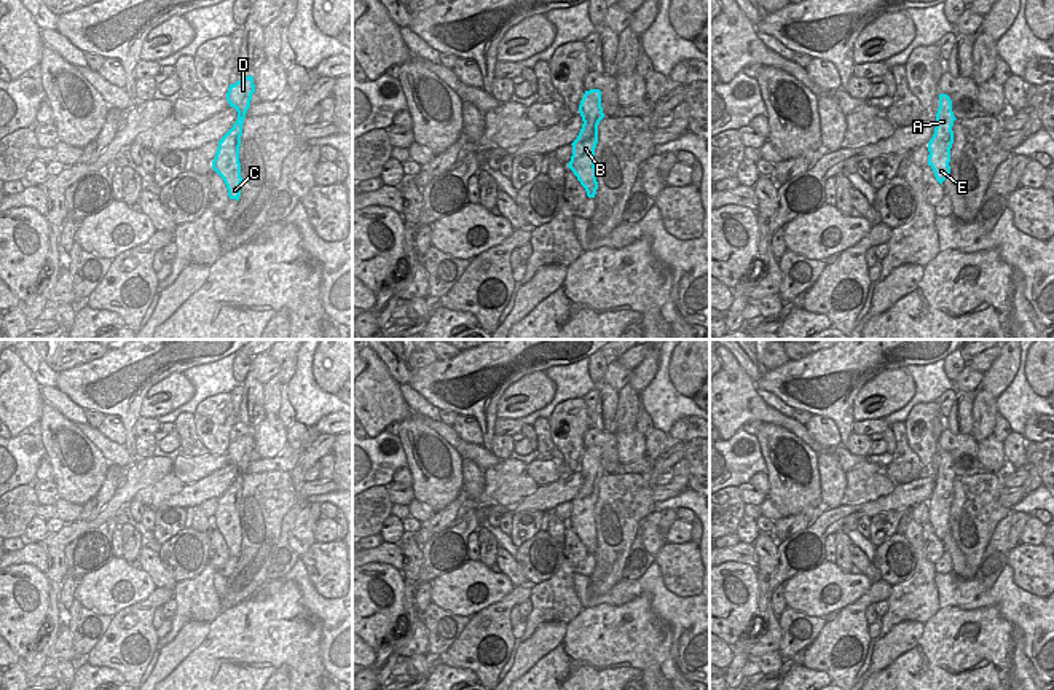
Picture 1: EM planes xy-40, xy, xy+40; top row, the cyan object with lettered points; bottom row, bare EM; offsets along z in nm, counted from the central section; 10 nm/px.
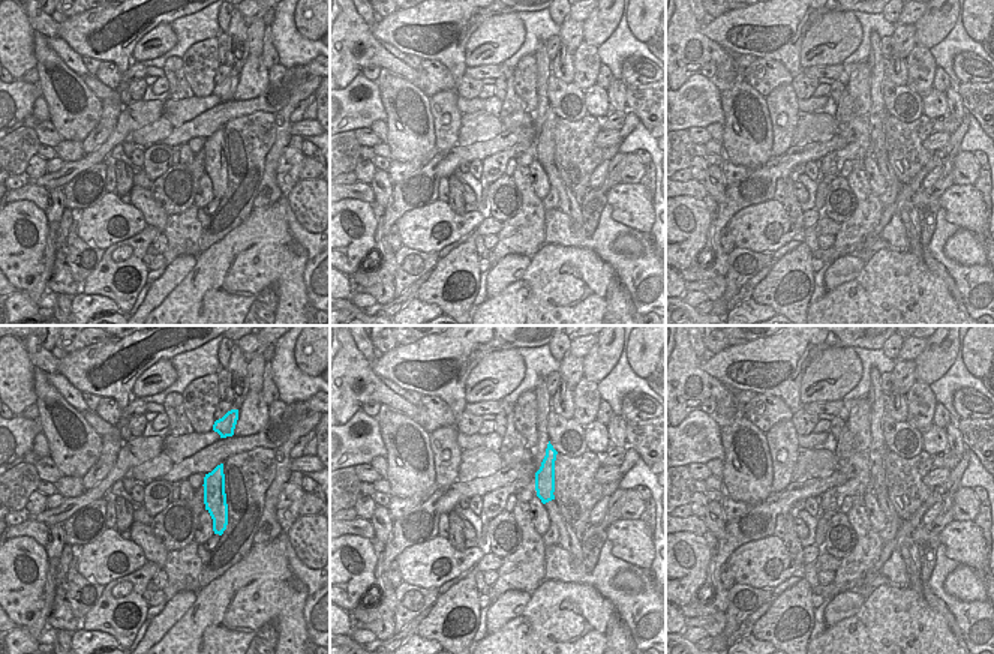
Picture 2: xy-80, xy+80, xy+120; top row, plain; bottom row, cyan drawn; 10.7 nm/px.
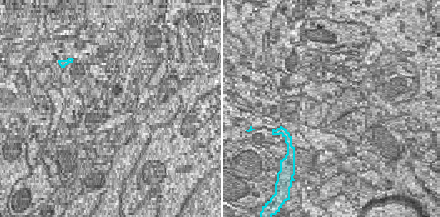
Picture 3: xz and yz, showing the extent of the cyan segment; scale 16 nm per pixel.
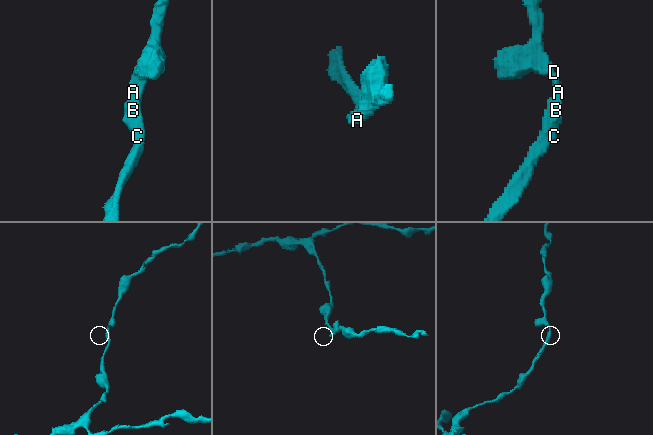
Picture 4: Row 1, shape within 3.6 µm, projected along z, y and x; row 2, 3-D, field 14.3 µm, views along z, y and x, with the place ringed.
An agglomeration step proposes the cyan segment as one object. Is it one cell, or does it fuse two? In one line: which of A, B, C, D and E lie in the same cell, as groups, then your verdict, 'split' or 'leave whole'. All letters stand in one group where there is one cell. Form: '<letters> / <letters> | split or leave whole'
A B C D E | leave whole

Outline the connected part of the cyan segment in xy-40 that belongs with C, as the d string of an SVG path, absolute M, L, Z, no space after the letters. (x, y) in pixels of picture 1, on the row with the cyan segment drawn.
M246 76L234 84L230 84L226 100L238 112L238 120L233 127L218 140L218 148L212 161L212 169L223 178L230 199L239 201L241 196L241 163L239 147L242 124L250 107L252 94L255 92L254 76Z

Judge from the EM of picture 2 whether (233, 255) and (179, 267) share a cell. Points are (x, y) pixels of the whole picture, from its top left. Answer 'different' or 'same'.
different

